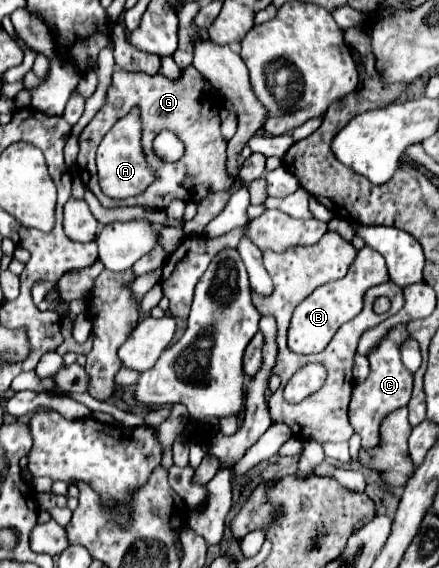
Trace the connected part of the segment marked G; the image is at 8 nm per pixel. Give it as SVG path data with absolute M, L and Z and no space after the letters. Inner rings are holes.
M194 66L186 68L182 72L180 80L168 80L162 74L146 76L146 74L132 74L132 72L124 72L124 70L116 70L112 74L112 84L108 86L104 106L96 112L96 116L80 132L80 138L78 138L80 152L78 152L78 162L76 162L82 182L88 184L88 188L96 194L96 198L100 200L102 206L106 206L106 208L116 206L116 200L108 198L100 190L96 162L94 162L96 148L98 148L100 140L104 138L104 134L120 118L124 118L124 114L128 114L132 108L140 110L142 150L144 150L144 156L146 156L148 164L152 166L152 170L156 170L156 182L152 182L152 186L148 186L148 190L144 190L144 194L138 194L136 198L120 200L118 202L120 206L150 206L150 208L166 210L174 198L198 202L212 192L228 190L232 180L226 174L226 144L228 142L220 134L220 116L218 116L220 104L216 104L214 96L204 94L202 90L204 90L204 78L200 76L200 72L194 70ZM162 128L174 130L178 134L178 138L184 142L186 154L180 162L174 162L174 164L164 162L162 164L160 158L154 156L152 140L154 140L156 132L160 132Z

